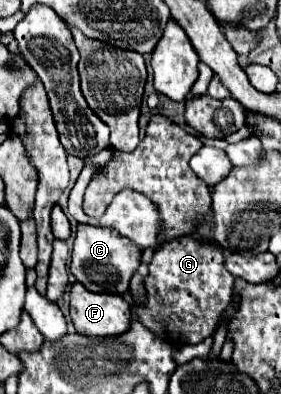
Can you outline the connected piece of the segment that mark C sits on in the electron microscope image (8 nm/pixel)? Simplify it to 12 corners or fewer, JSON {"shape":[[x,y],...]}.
{"shape":[[78,225],[70,271],[88,291],[124,295],[140,249]]}

